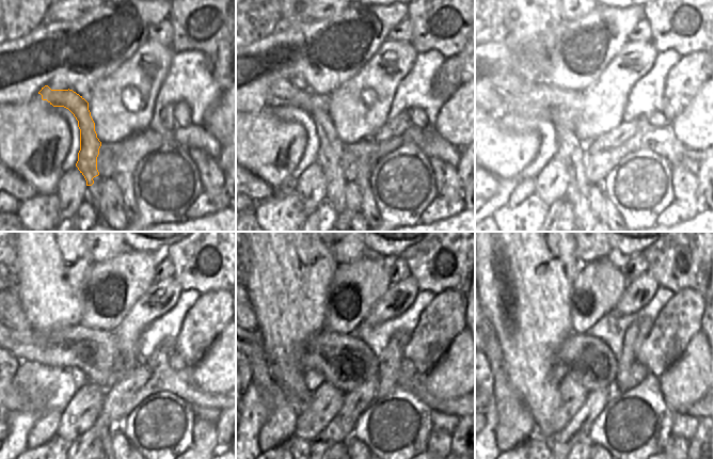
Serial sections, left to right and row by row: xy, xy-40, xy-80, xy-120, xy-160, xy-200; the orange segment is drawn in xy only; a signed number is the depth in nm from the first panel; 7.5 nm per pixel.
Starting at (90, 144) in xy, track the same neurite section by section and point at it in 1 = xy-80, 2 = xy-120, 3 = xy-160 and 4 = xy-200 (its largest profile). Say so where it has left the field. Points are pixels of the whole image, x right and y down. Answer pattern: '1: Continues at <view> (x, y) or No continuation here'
1: Continues at xy-80 (518, 99)
2: Continues at xy-120 (94, 352)
3: Continues at xy-160 (345, 361)
4: Continues at xy-200 (588, 360).

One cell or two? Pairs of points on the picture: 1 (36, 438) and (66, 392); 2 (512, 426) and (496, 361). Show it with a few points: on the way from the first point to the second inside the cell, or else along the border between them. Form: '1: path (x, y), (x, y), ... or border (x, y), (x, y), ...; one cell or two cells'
1: border (41, 384), (62, 398), (61, 412); two cells
2: path (511, 410), (504, 395), (500, 377); one cell

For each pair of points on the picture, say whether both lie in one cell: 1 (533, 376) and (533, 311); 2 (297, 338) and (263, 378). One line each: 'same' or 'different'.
1: same
2: different

